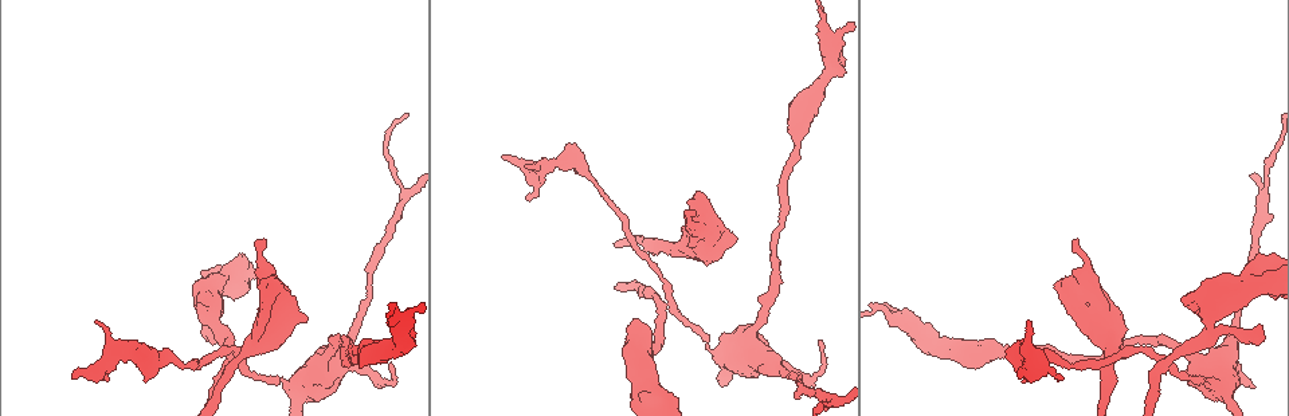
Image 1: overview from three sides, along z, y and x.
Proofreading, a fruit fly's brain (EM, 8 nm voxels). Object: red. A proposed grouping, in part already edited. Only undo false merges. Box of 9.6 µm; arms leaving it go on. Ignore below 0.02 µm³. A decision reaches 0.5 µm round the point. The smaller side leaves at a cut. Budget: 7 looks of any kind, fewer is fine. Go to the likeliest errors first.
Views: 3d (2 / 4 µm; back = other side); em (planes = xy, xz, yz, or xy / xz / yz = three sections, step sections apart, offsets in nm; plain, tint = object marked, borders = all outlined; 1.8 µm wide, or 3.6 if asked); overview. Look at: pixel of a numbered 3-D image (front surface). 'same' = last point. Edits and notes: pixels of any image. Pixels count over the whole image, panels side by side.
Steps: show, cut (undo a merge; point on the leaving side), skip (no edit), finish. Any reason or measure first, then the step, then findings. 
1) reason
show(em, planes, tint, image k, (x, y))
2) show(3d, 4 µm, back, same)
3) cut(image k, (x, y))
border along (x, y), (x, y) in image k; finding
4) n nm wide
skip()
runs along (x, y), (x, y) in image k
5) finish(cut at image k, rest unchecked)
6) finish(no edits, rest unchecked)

four arms meet
show(3d, 4 µm, image 1, (671, 306))

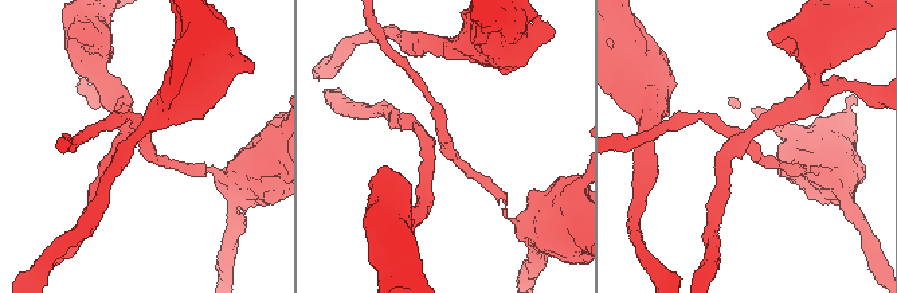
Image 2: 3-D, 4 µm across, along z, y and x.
now the EM
show(em, planes, borders, image 2, (441, 144))

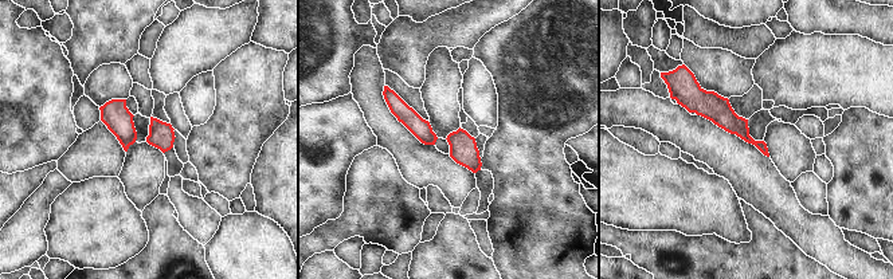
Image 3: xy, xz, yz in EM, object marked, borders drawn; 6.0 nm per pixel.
skip()
runs along (681, 98), (716, 107), (763, 148) in image 3; one neuron here

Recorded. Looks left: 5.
calibre changes
show(3d, 4 µm, image 1, (331, 363))

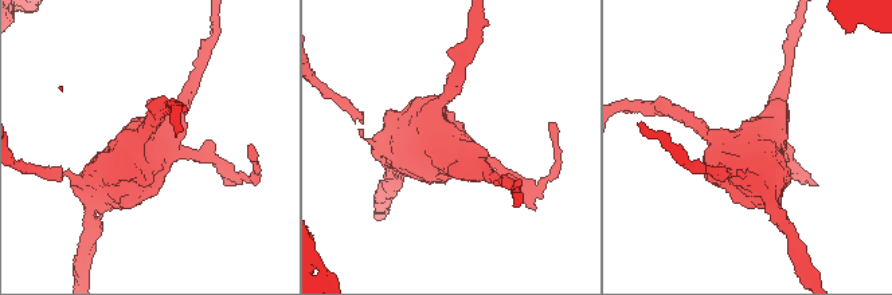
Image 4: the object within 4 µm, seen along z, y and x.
show(em, 3.6 µm, yz, step 4, tint, image 4, (457, 155))

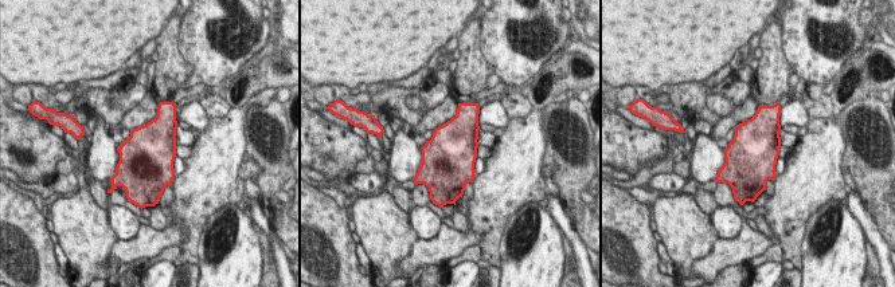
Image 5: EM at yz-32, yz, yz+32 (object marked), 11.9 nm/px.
skip()
one neuron here

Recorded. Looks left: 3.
calibre changes
show(3d, 2 µm, image 1, (107, 366))

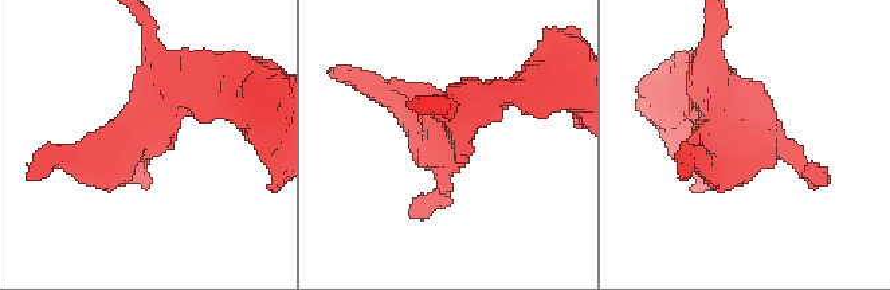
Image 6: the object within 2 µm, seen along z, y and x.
need the tissue
show(em, xz, step 8, tint, image 6, (724, 136))

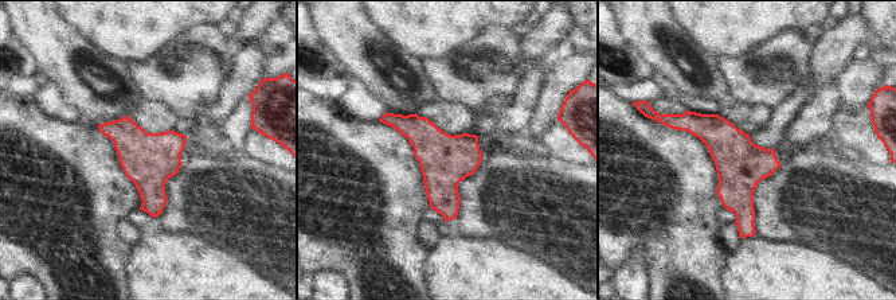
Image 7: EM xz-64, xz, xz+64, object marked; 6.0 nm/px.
show(em, yz, step 4, tint, same)

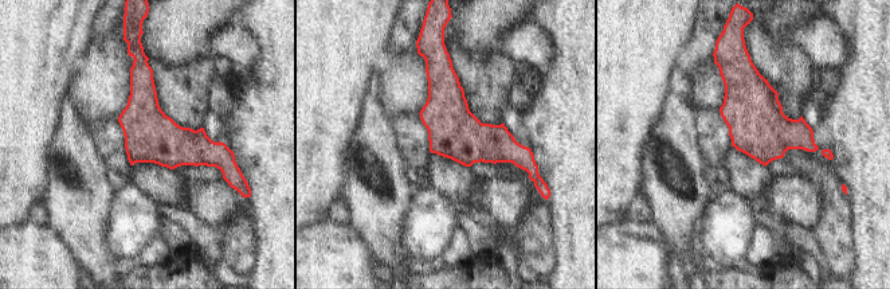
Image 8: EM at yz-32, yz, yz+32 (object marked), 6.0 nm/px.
skip()
continuous, no second neuron

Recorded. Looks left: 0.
finish(no edits, rest unchecked)

